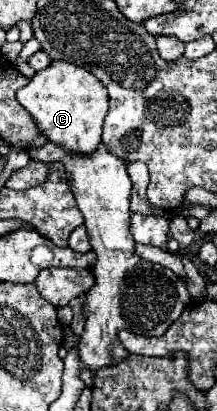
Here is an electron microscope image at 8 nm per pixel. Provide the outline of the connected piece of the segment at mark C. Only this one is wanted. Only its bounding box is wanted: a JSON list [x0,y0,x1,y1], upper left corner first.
[17,62,109,154]

